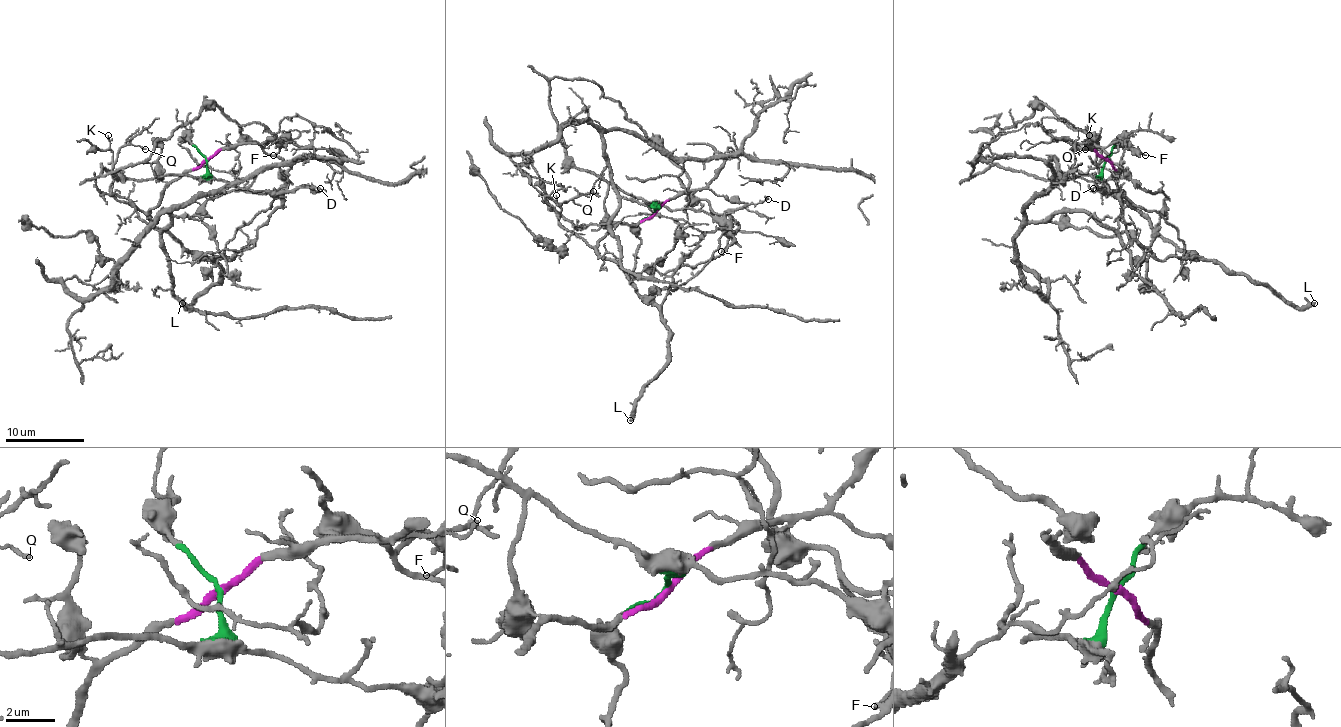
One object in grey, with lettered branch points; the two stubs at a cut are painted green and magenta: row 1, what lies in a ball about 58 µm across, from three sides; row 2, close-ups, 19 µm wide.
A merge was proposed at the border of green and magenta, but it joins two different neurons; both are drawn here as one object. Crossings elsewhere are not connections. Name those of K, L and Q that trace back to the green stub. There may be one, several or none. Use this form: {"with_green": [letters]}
{"with_green": []}

